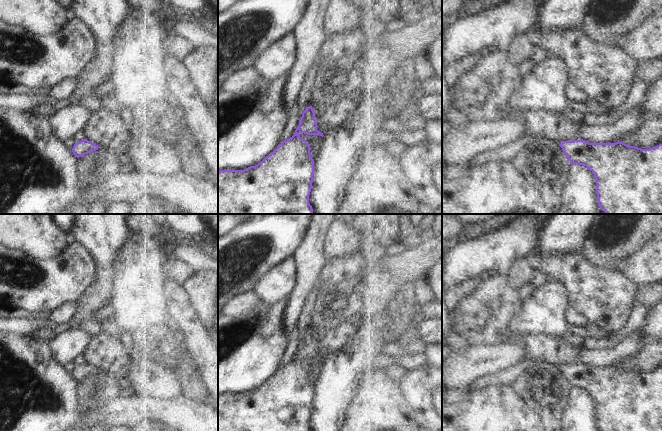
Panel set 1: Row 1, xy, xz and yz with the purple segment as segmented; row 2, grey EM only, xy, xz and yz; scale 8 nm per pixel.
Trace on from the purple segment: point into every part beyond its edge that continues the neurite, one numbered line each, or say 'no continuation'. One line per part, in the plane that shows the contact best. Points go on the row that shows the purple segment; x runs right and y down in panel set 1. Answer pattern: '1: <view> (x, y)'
no continuation

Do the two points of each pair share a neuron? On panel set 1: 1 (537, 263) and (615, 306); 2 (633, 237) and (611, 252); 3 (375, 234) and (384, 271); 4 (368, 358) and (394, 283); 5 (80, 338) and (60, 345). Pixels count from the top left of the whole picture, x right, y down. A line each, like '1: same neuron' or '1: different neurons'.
1: same neuron
2: same neuron
3: different neurons
4: different neurons
5: same neuron

